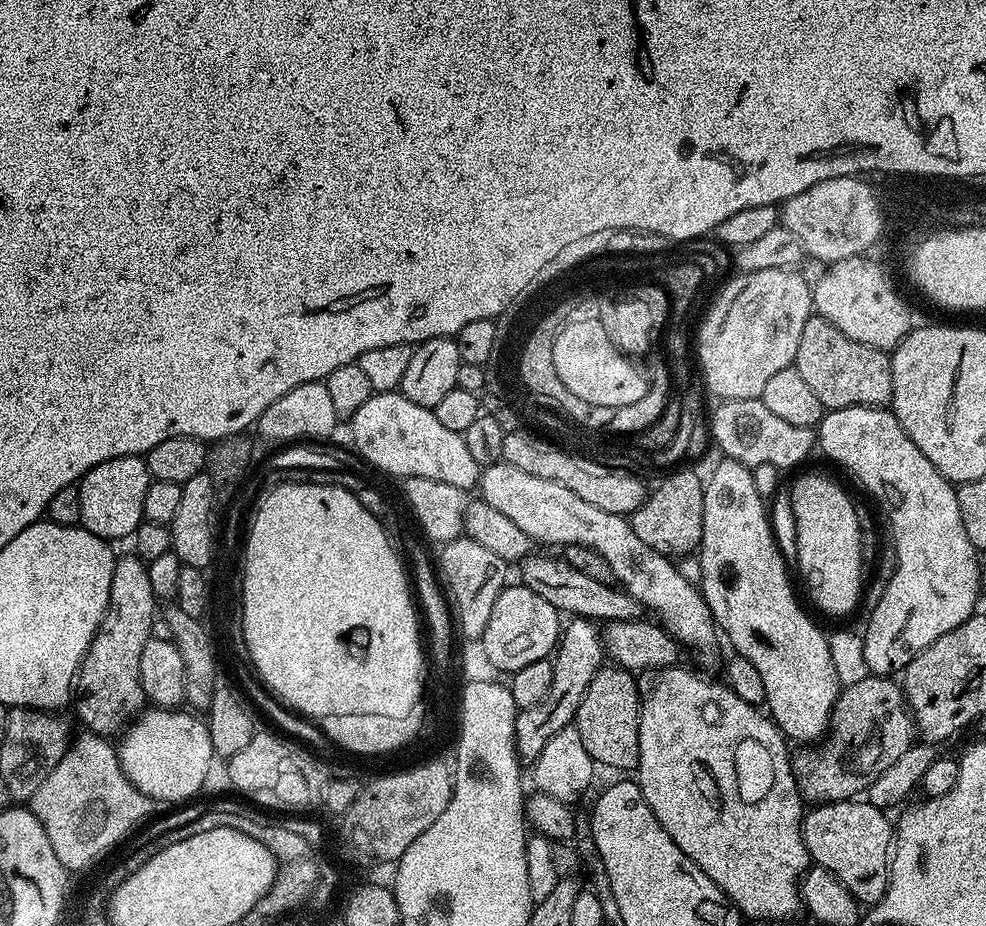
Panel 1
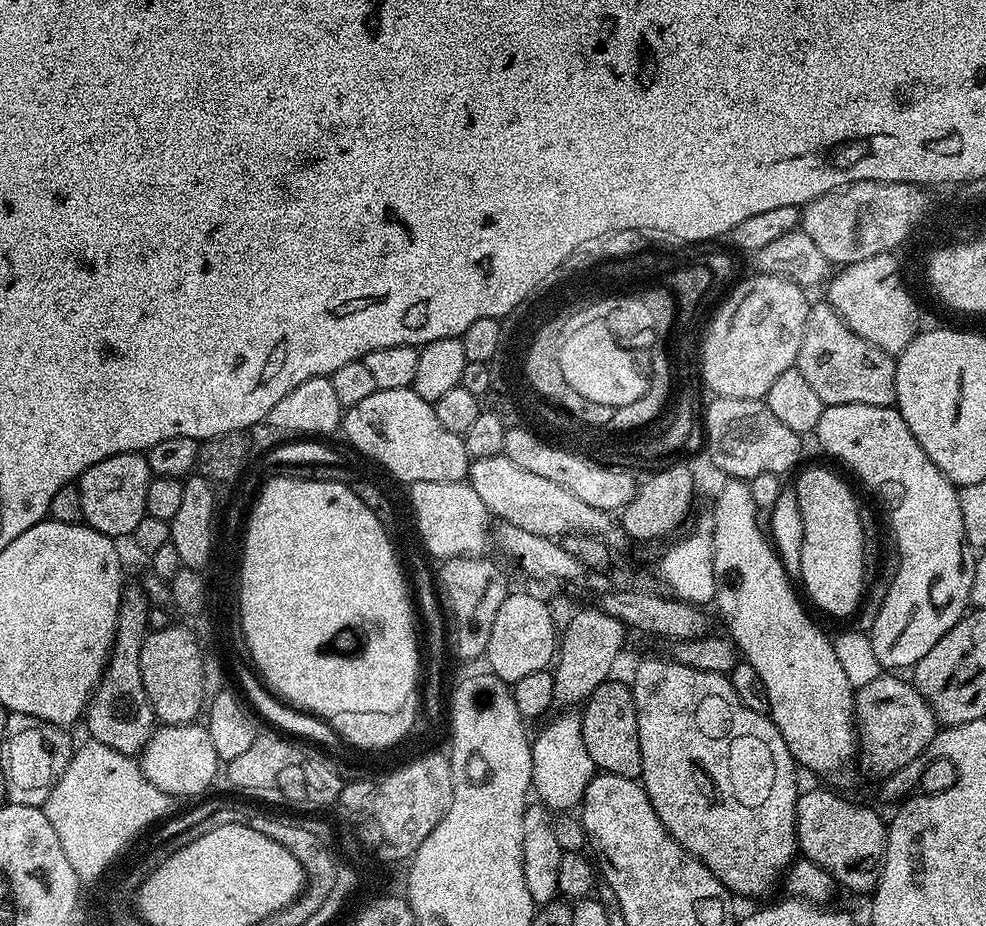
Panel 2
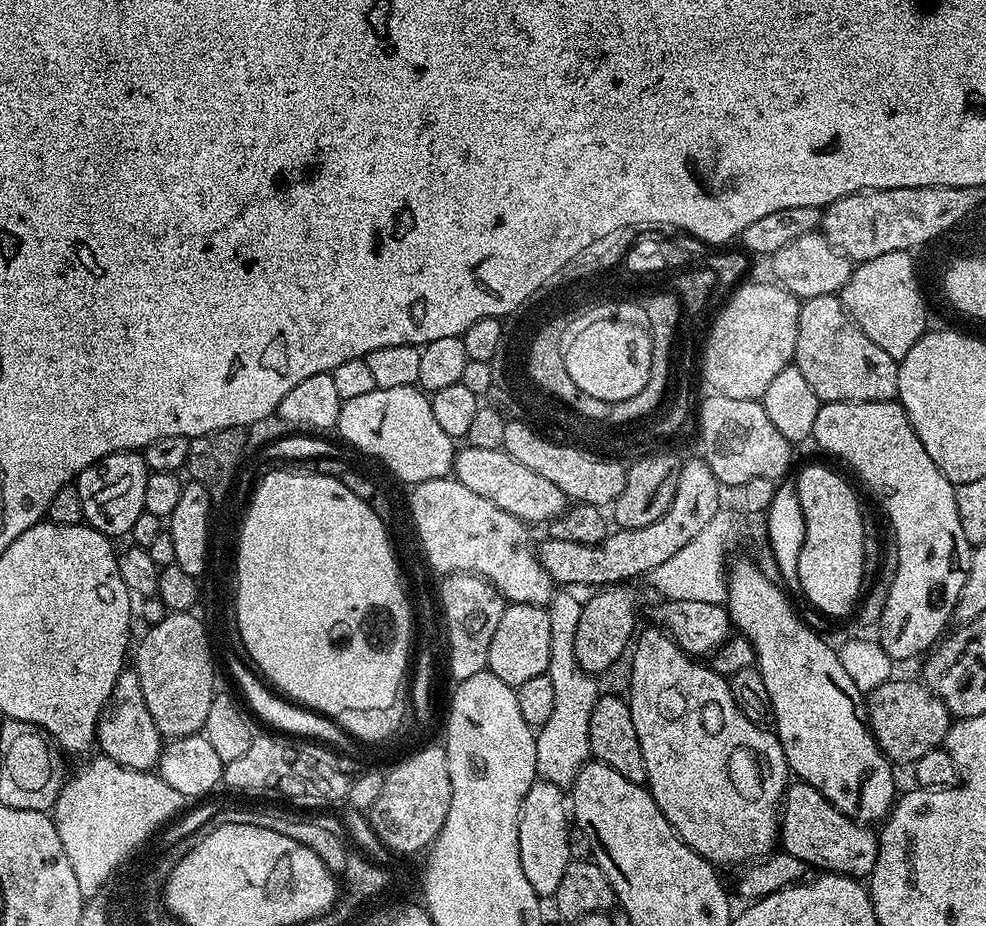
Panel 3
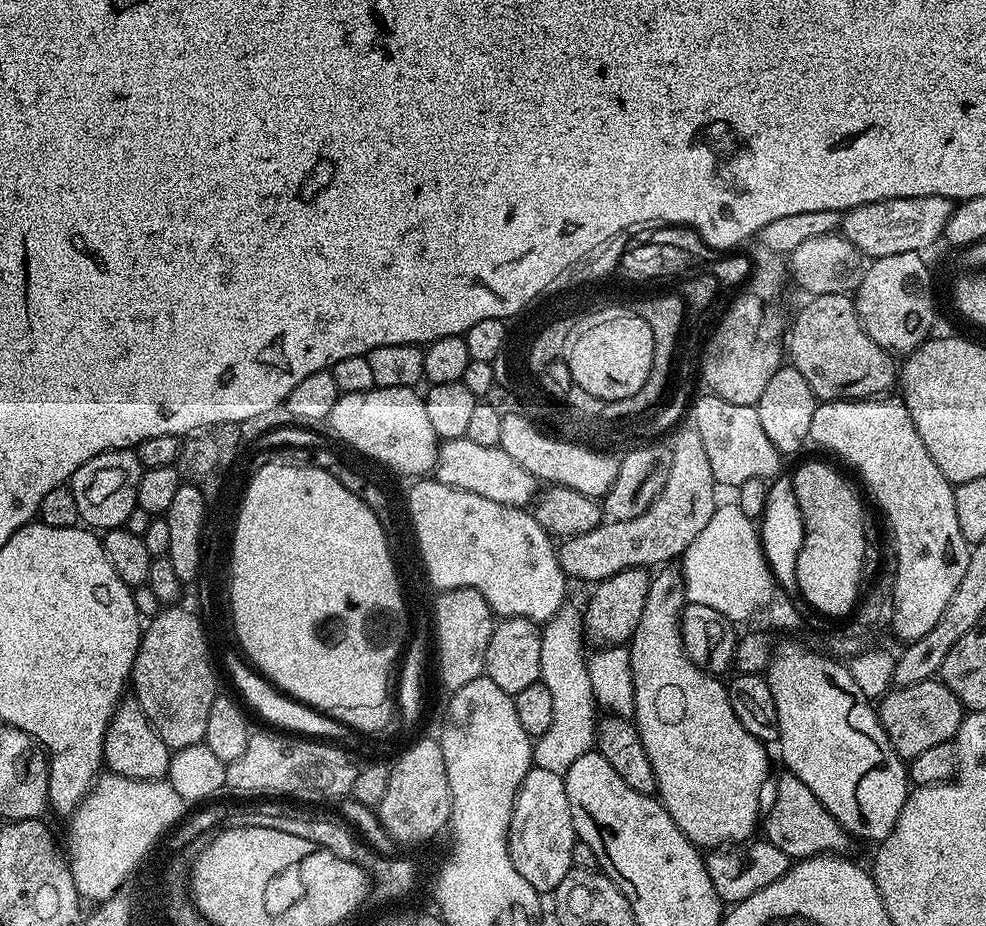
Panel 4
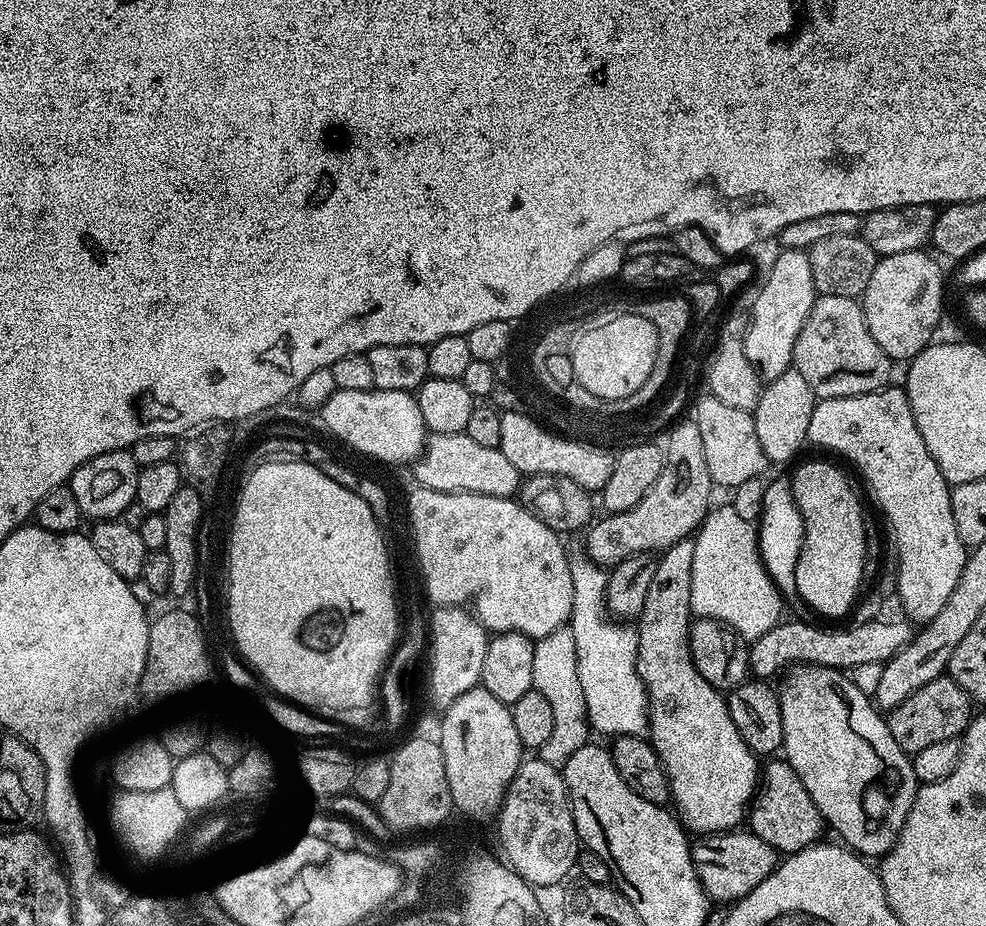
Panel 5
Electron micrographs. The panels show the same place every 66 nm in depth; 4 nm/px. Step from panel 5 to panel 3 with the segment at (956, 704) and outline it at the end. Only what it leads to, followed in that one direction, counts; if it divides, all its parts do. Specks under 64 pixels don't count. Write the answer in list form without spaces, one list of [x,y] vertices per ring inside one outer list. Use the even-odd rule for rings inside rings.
[[[891,678],[866,696],[868,724],[876,733],[884,755],[896,766],[911,766],[922,754],[941,747],[948,727],[954,722],[942,698],[935,696],[927,684],[916,680]]]

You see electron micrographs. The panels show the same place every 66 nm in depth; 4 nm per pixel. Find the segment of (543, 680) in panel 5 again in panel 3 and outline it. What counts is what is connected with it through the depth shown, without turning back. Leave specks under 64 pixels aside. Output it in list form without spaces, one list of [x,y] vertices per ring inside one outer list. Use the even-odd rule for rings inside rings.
[[[556,590],[546,607],[550,618],[550,662],[546,675],[554,682],[554,711],[550,713],[550,722],[543,724],[536,732],[536,775],[539,779],[548,780],[552,784],[570,786],[576,780],[580,767],[590,760],[590,714],[594,714],[594,706],[598,689],[595,675],[589,674],[578,666],[578,658],[574,658],[574,633],[578,630],[578,618],[582,618],[582,600],[572,590]]]

